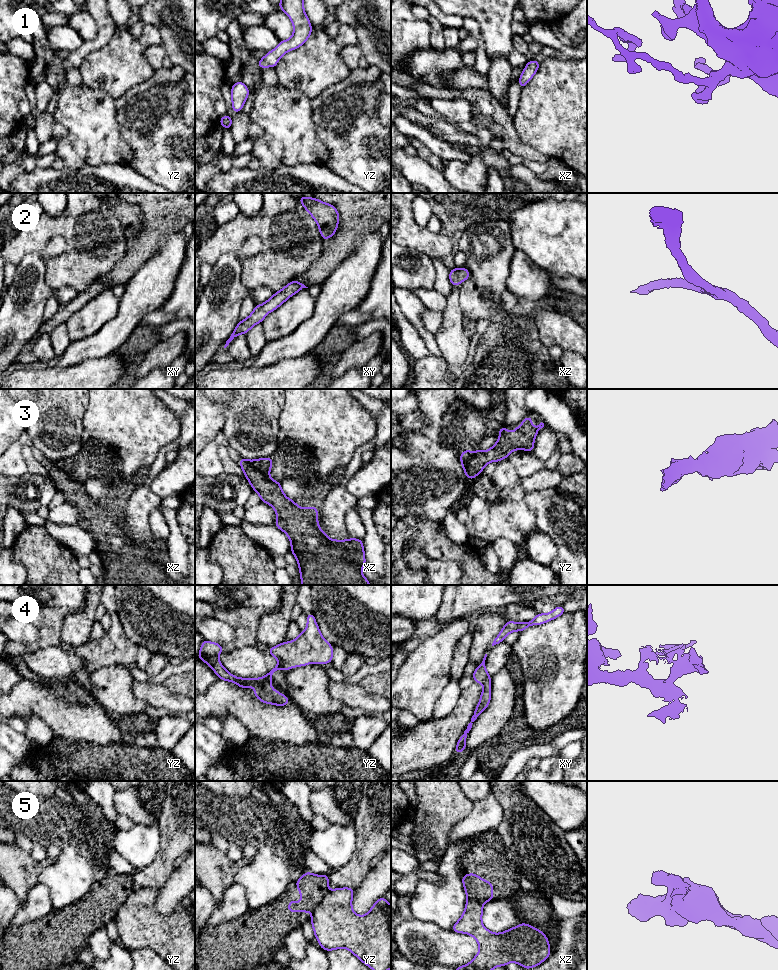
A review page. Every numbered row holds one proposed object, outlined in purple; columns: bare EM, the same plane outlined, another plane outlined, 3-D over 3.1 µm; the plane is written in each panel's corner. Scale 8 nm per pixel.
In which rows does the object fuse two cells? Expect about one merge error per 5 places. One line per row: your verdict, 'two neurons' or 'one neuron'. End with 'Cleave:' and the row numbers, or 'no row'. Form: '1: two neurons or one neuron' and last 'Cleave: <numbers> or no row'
1: one neuron
2: one neuron
3: one neuron
4: one neuron
5: two neurons
Cleave: 5

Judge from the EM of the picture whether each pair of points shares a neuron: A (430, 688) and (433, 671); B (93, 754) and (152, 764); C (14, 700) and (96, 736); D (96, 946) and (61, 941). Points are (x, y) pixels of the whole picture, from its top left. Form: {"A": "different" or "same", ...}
{"A": "same", "B": "same", "C": "same", "D": "different"}

